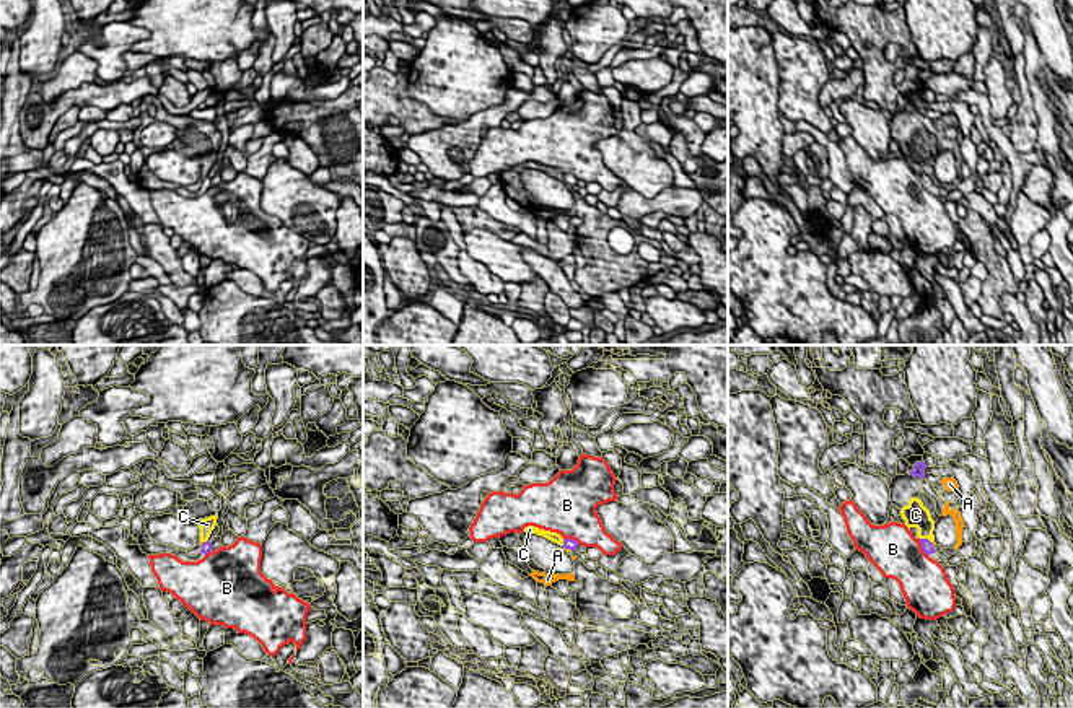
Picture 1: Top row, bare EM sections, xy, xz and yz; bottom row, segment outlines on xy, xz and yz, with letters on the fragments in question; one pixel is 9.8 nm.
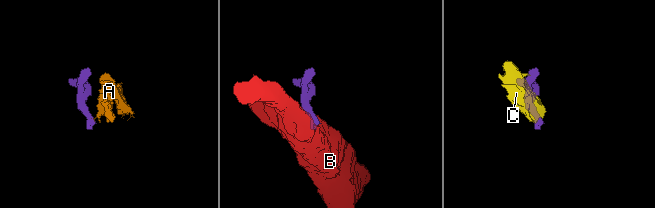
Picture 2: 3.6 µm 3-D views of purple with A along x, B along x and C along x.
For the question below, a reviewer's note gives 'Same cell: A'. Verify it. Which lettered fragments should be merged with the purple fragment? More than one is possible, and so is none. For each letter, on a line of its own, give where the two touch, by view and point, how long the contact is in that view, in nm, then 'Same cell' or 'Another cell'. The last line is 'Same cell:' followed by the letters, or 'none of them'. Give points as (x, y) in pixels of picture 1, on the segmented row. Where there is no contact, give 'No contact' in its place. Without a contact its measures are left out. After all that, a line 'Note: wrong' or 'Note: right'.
A: Touches purple at yz (932, 544). Shared border 60 nm. Another cell
B: Touches purple at yz (922, 547). Shared border 190 nm. Another cell
C: Touches purple at yz (925, 539). Shared border 120 nm. Another cell
Same cell: none of them
Note: wrong

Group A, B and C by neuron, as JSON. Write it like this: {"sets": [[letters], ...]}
{"sets": [["A", "C"], ["B"]]}

